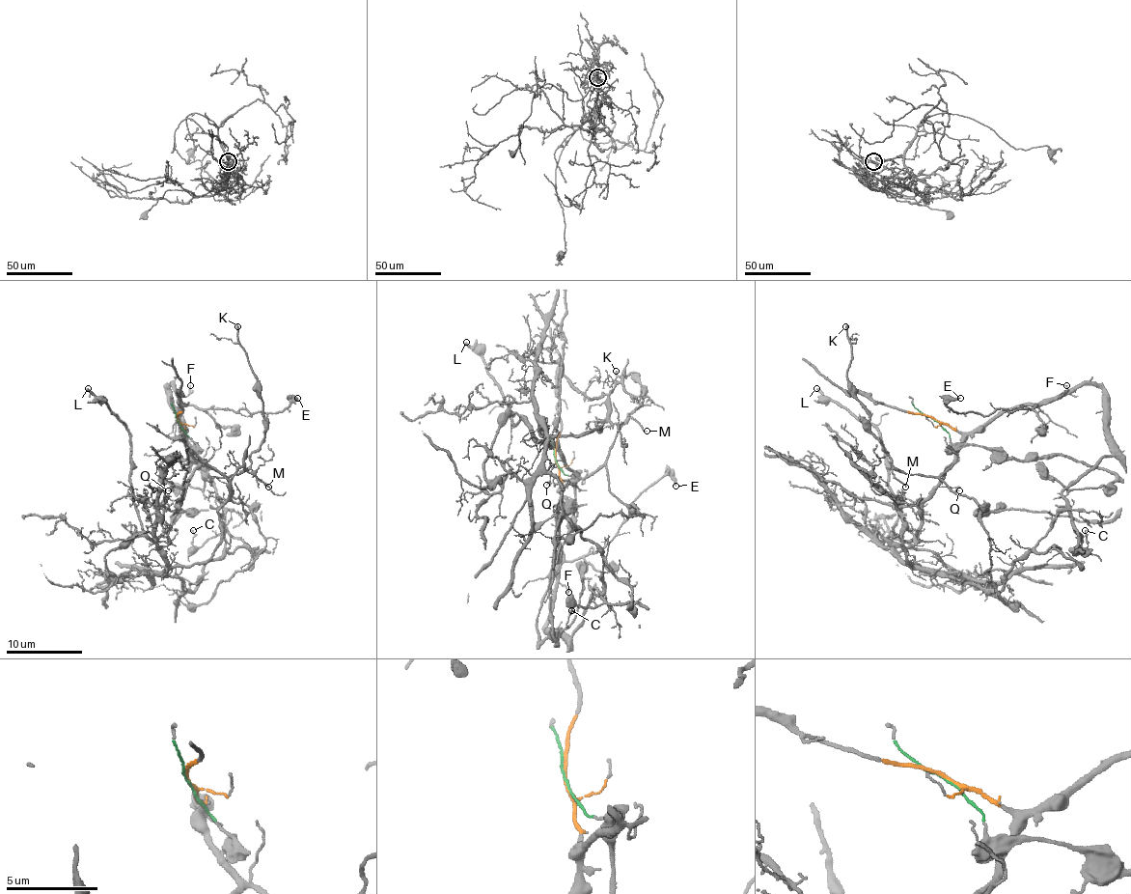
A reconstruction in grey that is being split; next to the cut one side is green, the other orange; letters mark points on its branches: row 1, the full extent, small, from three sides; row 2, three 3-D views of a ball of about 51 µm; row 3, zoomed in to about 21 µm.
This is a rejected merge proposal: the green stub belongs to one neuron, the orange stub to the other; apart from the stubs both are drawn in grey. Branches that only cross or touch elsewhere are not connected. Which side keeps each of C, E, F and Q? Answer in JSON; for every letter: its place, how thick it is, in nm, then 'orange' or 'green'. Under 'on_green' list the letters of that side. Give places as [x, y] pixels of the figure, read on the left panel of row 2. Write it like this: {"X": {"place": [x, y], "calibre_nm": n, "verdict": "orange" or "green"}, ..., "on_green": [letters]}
{"C": {"place": [193, 530], "calibre_nm": 140, "verdict": "orange"}, "E": {"place": [297, 398], "calibre_nm": 280, "verdict": "orange"}, "F": {"place": [190, 385], "calibre_nm": 80, "verdict": "orange"}, "Q": {"place": [168, 490], "calibre_nm": 130, "verdict": "orange"}, "on_green": []}

